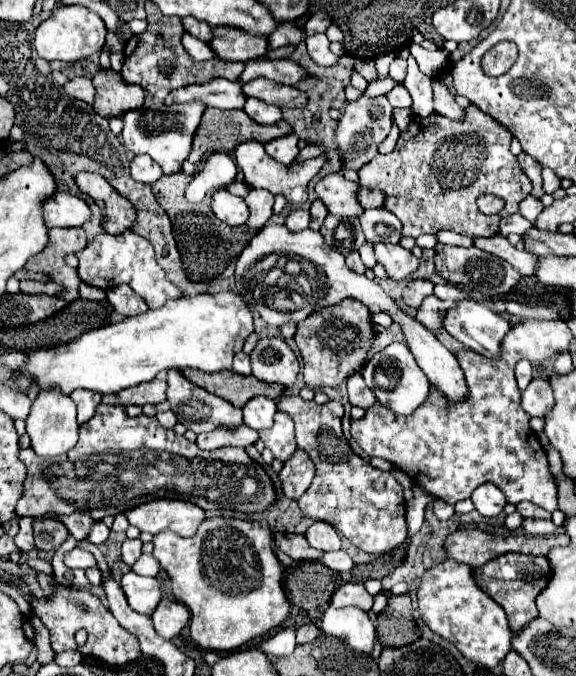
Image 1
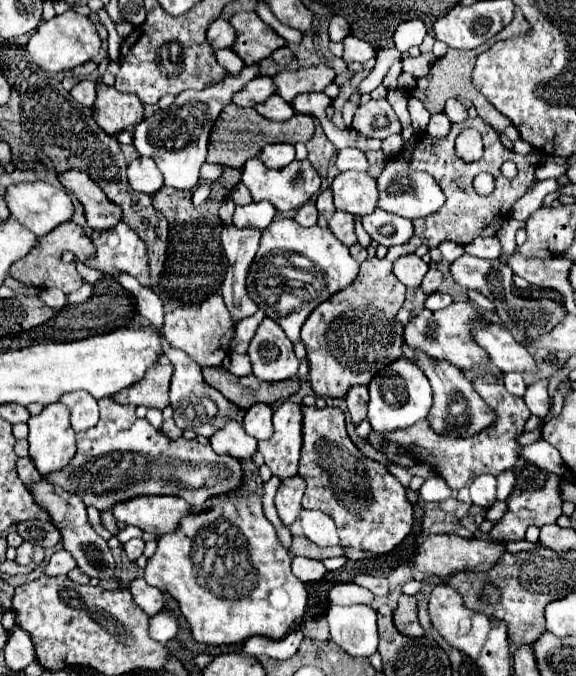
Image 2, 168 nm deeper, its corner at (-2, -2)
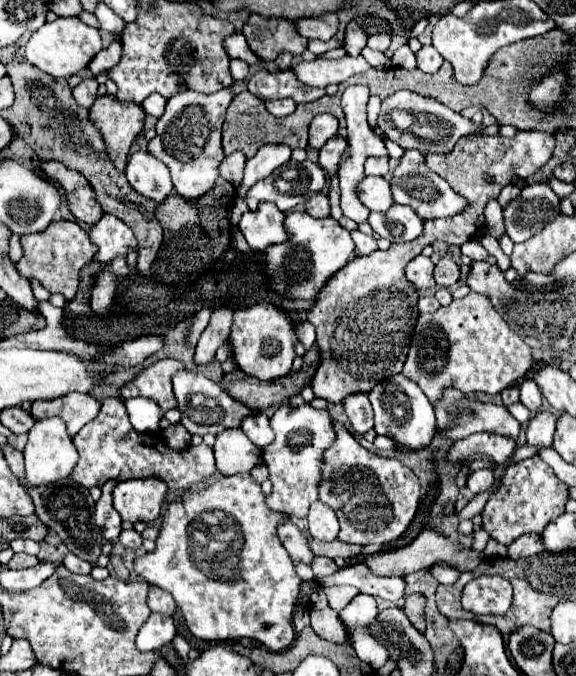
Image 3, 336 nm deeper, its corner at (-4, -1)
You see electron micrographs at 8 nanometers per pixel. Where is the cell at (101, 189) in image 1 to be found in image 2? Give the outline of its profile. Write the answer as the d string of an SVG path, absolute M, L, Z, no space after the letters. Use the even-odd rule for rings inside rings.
M68 170L60 174L60 182L84 204L88 226L92 226L94 230L110 230L118 222L122 222L122 208L110 202L88 174Z

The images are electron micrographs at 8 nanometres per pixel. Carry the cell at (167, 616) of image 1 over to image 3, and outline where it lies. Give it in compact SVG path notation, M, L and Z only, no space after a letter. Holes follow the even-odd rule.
M152 613L136 635L136 649L142 653L158 651L164 645L168 645L174 639L174 635L176 635L176 625L172 617L162 613Z

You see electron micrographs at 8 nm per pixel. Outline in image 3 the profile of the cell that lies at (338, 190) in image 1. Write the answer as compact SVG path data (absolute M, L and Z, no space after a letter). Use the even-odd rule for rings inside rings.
M366 177L362 181L362 187L358 187L358 195L370 211L384 213L394 205L390 181L386 177Z

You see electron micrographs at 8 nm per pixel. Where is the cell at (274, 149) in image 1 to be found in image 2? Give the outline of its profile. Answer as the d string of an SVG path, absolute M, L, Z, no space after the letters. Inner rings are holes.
M274 144L272 148L264 148L260 152L260 160L272 168L284 168L294 160L294 146L288 144Z

